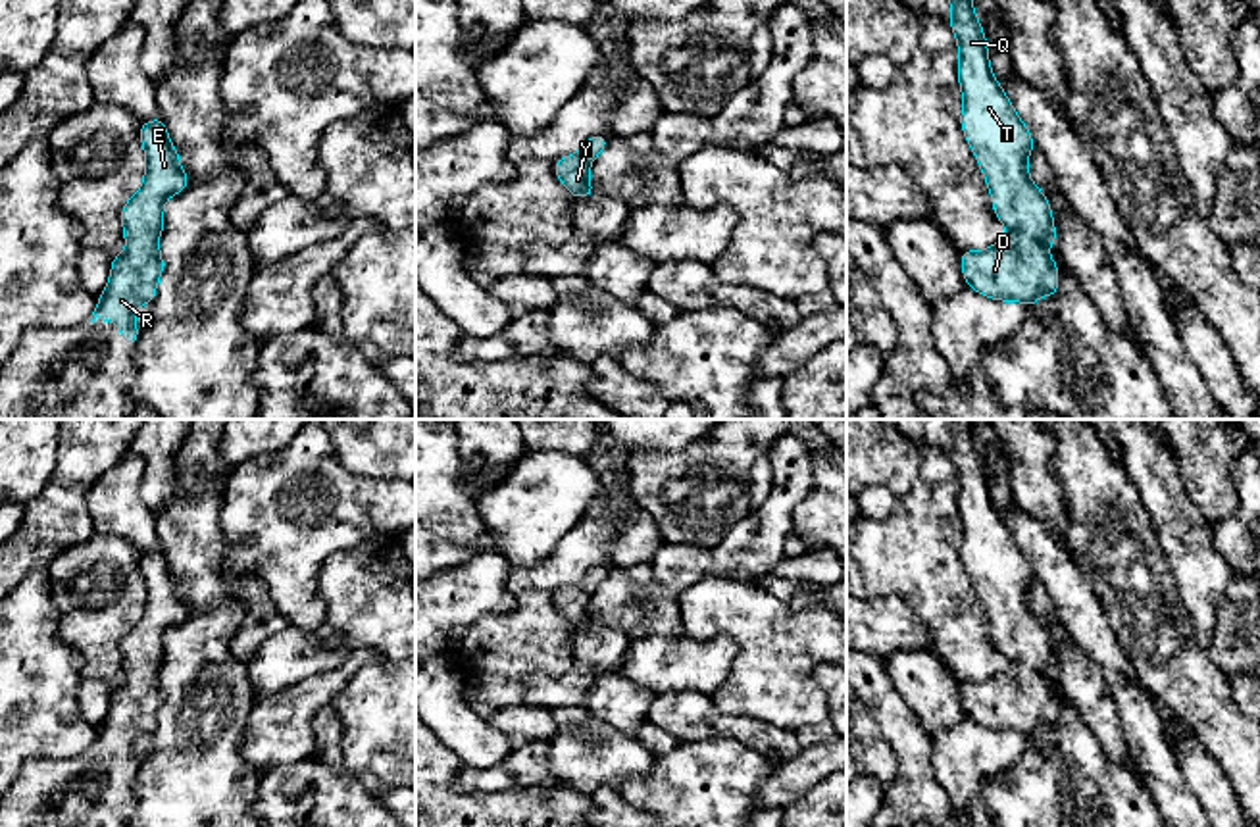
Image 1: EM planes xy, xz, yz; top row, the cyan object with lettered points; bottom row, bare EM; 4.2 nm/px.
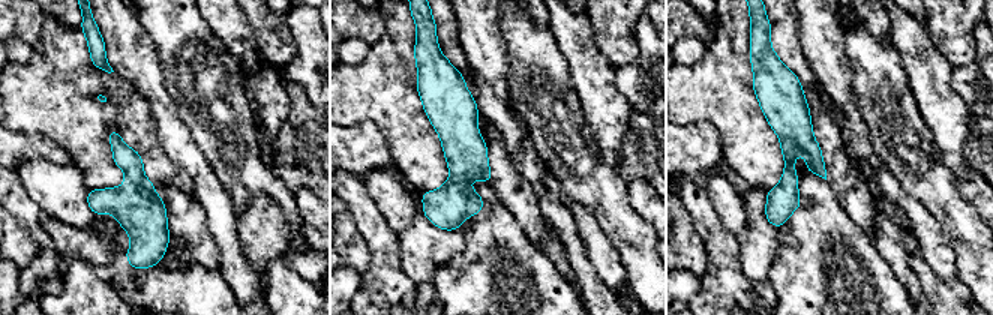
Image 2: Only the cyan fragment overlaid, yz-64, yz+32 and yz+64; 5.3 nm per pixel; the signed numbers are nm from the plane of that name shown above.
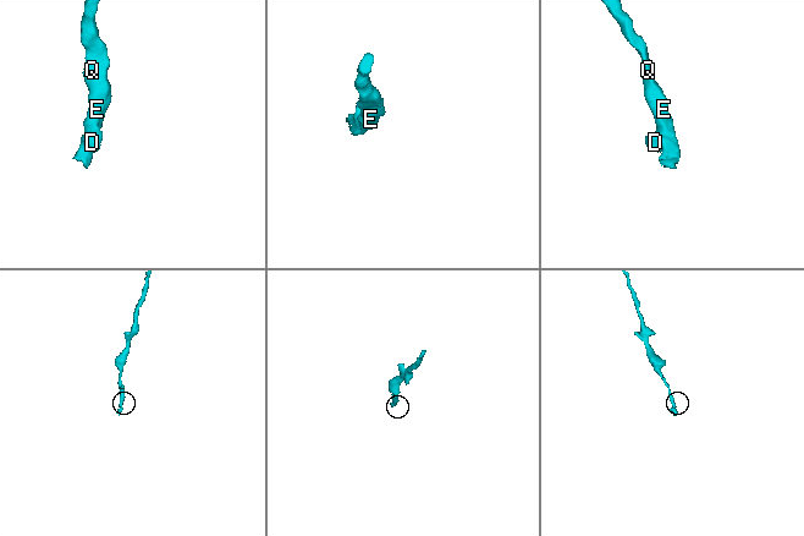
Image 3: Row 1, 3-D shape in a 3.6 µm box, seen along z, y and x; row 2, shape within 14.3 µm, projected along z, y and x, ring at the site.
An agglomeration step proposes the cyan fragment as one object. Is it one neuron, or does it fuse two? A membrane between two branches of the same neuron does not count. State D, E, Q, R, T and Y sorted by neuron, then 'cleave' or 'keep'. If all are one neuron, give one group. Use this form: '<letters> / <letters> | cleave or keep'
D E Q R T Y | keep

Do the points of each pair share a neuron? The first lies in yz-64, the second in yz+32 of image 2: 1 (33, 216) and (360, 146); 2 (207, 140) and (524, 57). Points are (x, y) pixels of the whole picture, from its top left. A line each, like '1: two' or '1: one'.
1: two
2: one

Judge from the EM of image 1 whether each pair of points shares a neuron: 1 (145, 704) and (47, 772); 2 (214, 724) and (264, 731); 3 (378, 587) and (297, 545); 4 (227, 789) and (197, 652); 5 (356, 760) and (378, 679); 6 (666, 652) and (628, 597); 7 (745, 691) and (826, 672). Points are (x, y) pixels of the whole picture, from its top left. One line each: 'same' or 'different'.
1: same
2: different
3: different
4: same
5: same
6: different
7: different

